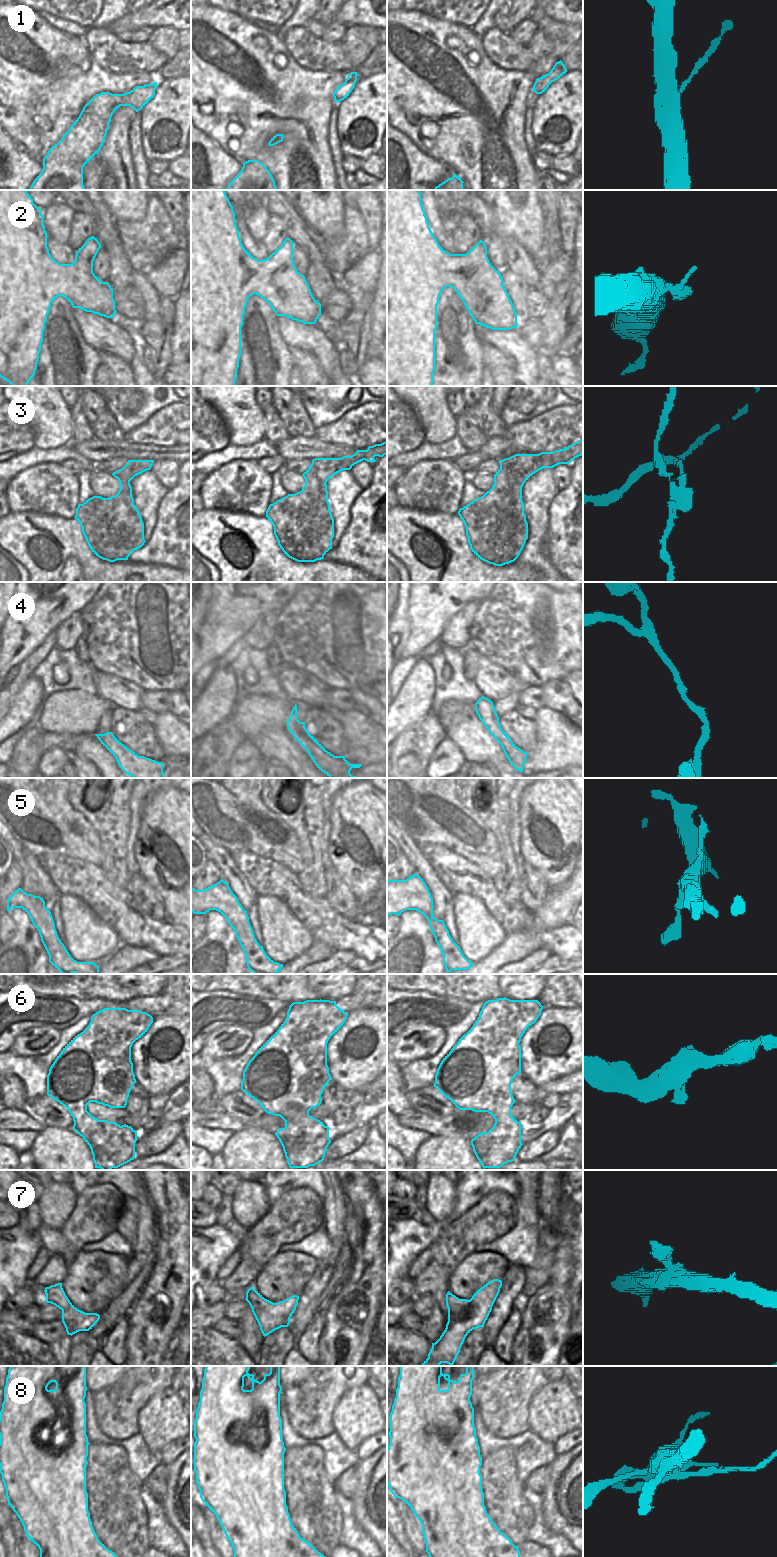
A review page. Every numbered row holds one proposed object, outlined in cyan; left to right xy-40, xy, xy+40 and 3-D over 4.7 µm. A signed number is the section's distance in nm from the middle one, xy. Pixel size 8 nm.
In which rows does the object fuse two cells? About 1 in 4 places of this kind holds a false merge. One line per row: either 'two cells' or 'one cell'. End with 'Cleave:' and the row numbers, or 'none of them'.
1: one cell
2: one cell
3: two cells
4: one cell
5: one cell
6: one cell
7: one cell
8: two cells
Cleave: 3, 8

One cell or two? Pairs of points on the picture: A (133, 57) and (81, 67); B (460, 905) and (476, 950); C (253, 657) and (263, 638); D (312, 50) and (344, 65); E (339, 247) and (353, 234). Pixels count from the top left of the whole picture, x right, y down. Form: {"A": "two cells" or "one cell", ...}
{"A": "two cells", "B": "one cell", "C": "two cells", "D": "one cell", "E": "one cell"}

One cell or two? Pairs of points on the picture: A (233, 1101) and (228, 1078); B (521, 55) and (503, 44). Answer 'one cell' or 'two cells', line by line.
A: two cells
B: one cell

